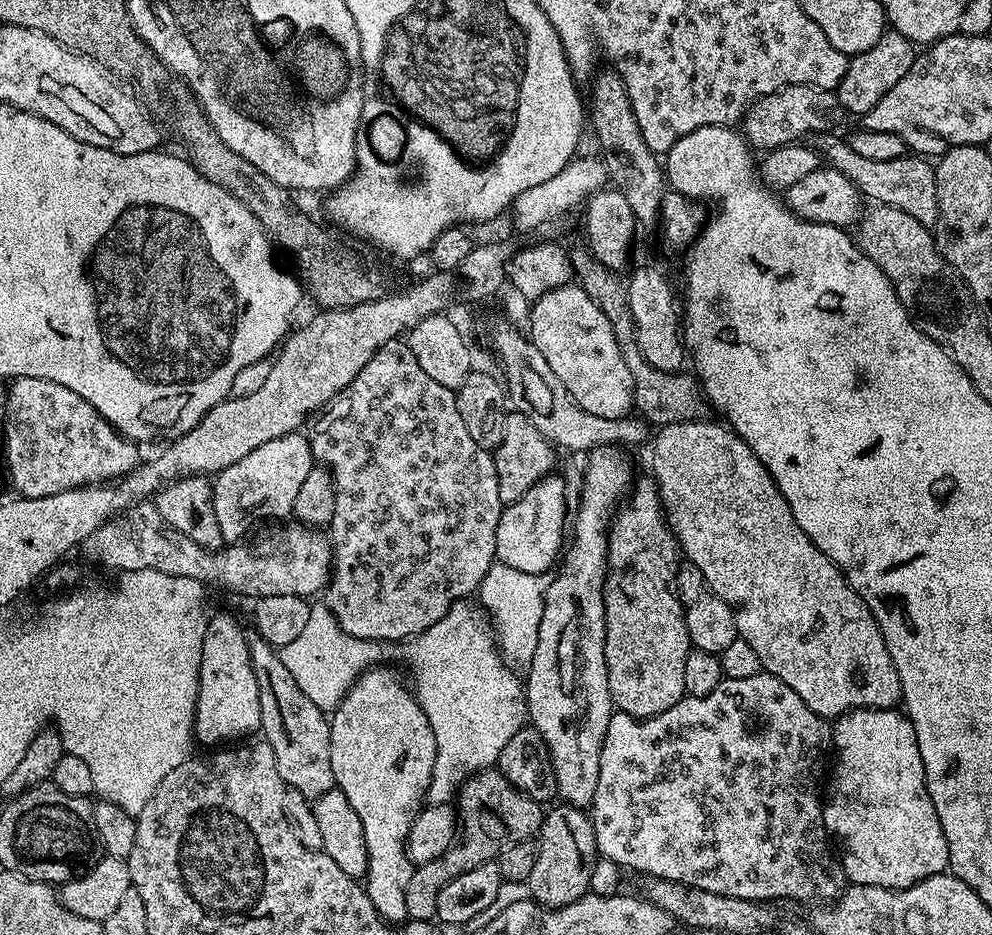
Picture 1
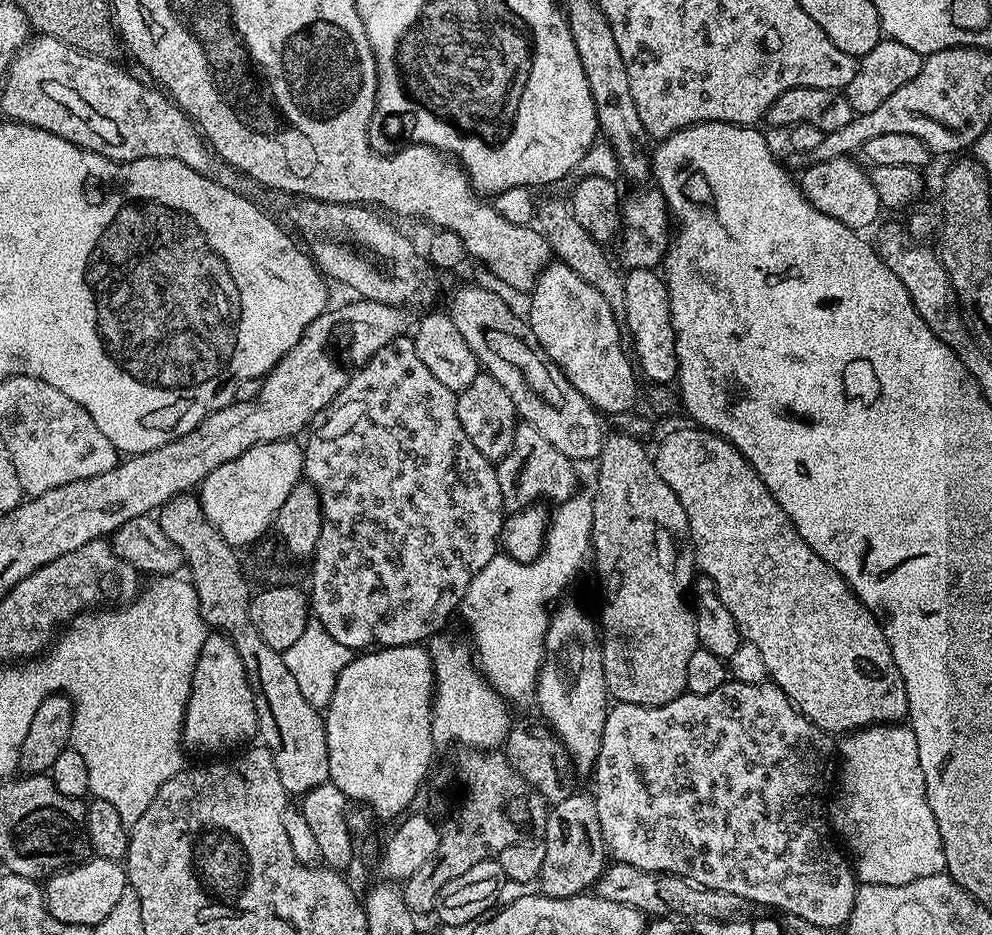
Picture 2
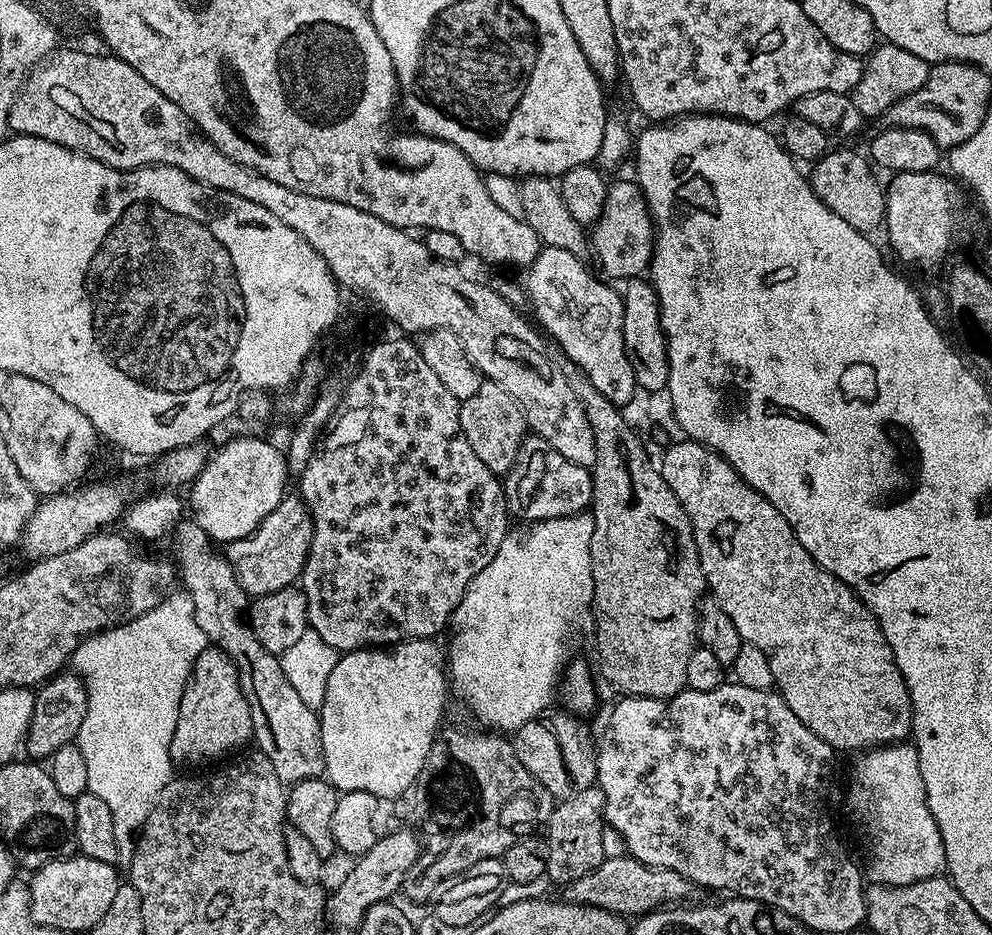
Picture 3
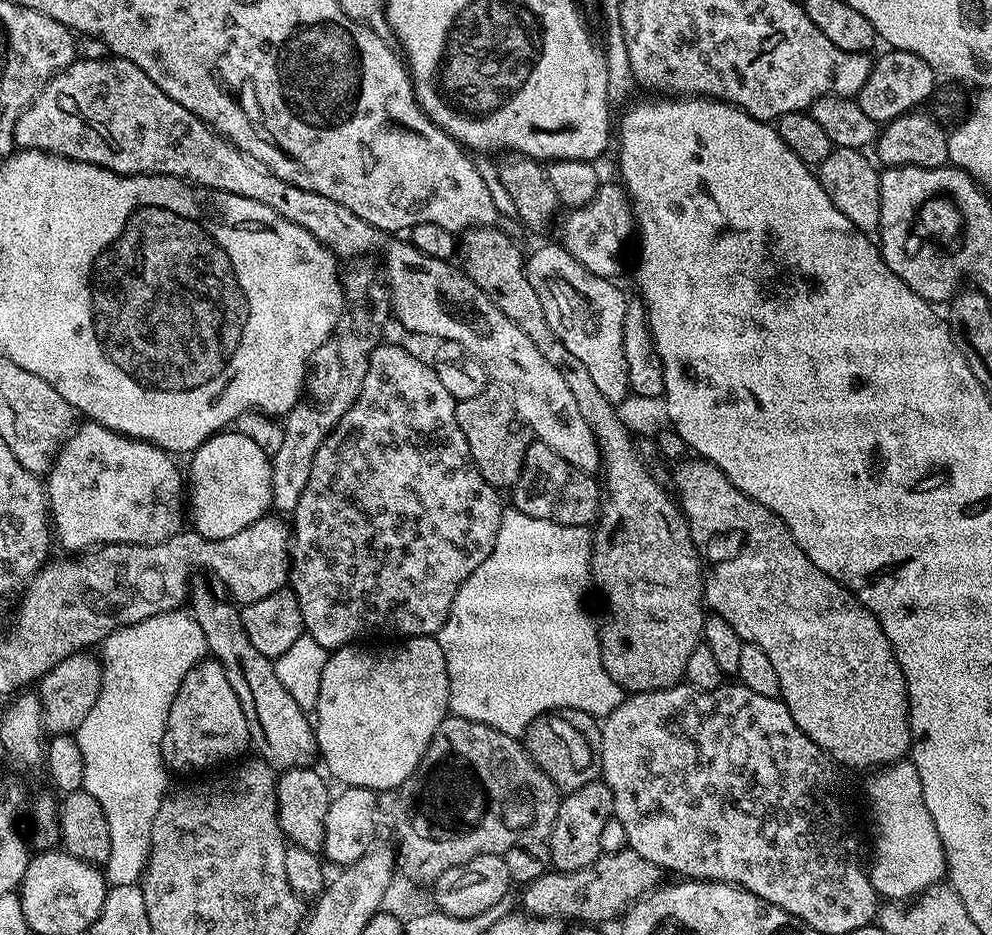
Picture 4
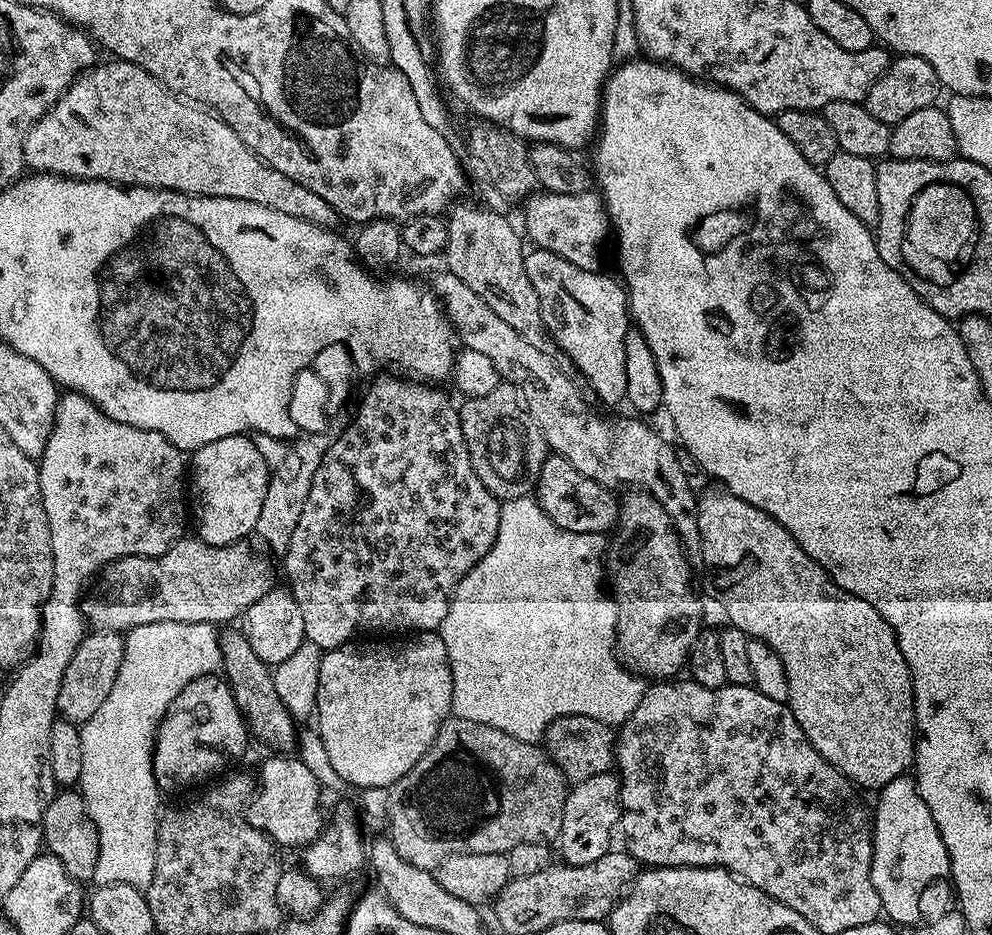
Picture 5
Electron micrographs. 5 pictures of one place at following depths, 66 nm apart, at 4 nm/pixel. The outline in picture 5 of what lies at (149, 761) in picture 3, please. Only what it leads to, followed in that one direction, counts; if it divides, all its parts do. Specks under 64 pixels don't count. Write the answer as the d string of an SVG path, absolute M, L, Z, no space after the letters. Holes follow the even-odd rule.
M154 622L150 626L131 628L124 636L124 657L118 666L118 678L110 686L106 702L98 706L94 718L80 728L82 738L82 795L86 810L98 830L98 866L94 866L94 881L101 884L125 884L146 890L152 884L156 869L156 825L161 815L162 793L156 786L152 769L152 747L162 718L188 683L199 676L211 676L221 671L220 638L210 624L186 622Z

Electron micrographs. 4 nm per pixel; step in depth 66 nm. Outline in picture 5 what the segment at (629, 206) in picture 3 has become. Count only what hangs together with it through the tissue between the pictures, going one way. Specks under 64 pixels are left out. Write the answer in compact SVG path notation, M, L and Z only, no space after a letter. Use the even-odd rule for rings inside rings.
M537 191L523 201L524 228L528 231L527 239L533 240L536 248L544 248L547 252L558 254L558 258L566 258L574 266L582 270L597 271L600 265L600 247L604 239L610 236L610 221L604 201L595 191L578 194L558 194L557 192Z

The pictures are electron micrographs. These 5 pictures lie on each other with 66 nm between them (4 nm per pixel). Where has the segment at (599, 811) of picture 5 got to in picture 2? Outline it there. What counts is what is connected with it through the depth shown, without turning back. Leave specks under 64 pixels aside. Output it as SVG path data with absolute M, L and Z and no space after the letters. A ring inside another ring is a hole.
M568 795L548 810L548 821L542 837L546 846L546 858L542 862L538 888L550 898L570 898L587 893L606 867L606 849L602 826L598 826L596 801L591 795L576 795Z

